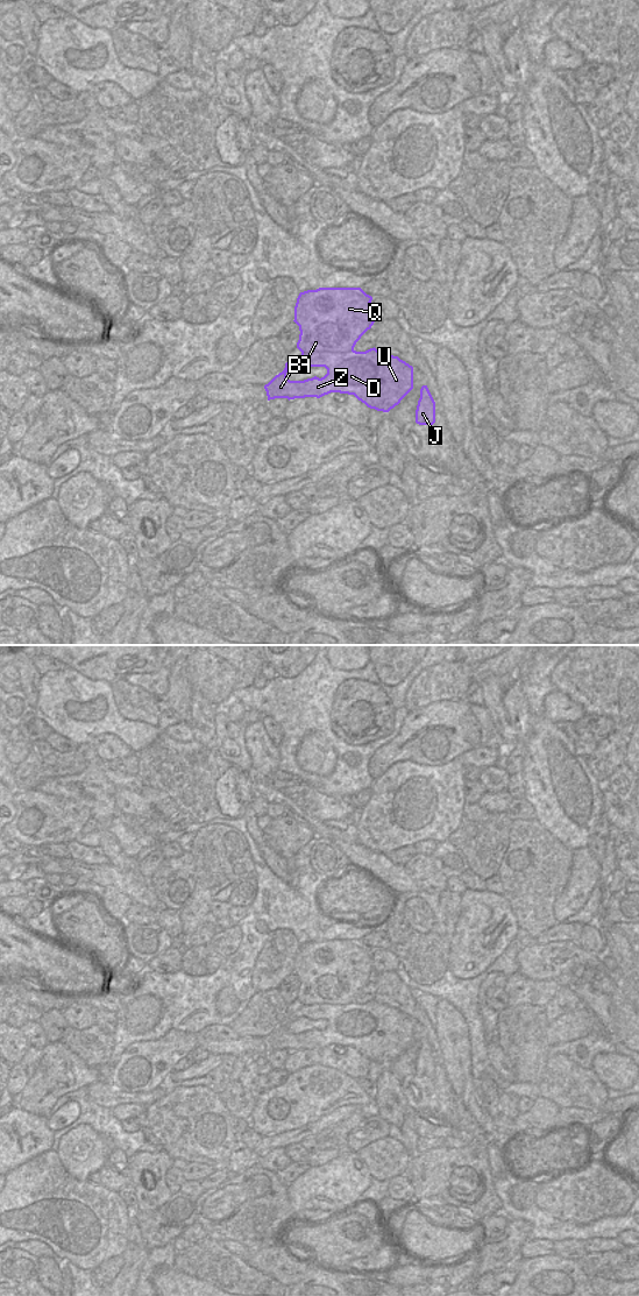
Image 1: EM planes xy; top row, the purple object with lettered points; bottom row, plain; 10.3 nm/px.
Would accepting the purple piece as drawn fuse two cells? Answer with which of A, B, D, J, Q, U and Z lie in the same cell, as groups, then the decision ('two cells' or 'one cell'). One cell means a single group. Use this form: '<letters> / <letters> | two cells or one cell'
A Q / B D J U Z | two cells

